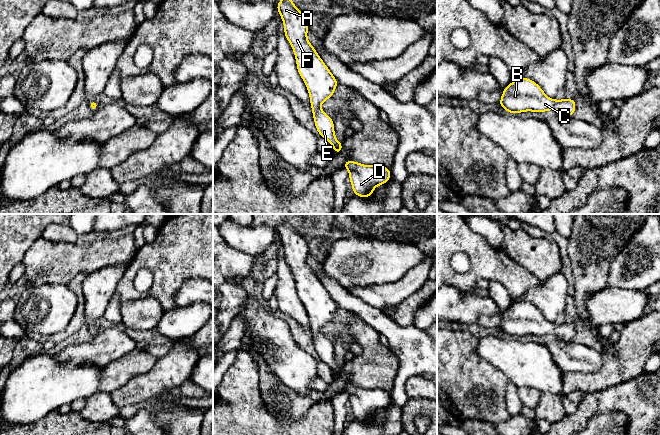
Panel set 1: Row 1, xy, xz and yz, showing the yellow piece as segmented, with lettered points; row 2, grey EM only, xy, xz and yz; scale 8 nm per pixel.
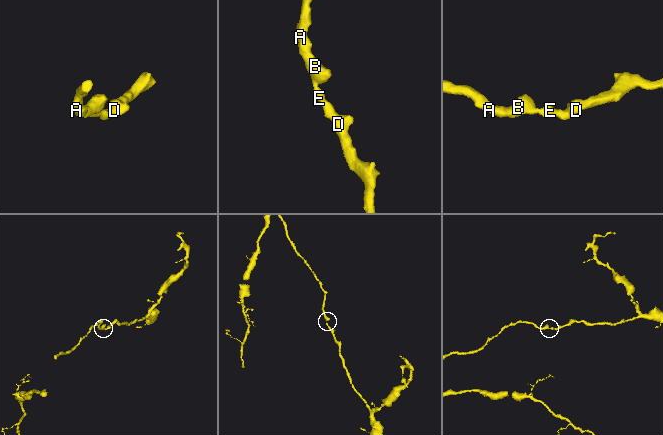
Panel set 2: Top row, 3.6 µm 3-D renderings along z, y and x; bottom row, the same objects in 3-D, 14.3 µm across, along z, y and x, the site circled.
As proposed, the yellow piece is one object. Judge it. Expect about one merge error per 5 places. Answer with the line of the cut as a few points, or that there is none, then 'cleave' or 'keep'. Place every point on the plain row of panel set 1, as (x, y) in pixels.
no cut | keep

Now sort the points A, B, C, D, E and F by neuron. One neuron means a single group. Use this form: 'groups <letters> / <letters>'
groups A B C D E F

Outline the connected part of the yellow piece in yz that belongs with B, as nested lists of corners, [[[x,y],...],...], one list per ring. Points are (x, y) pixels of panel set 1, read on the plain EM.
[[[517,302],[503,313],[502,321],[498,329],[510,338],[518,338],[525,335],[547,336],[555,333],[566,341],[573,341],[576,333],[576,324],[549,322],[542,312],[529,302]]]

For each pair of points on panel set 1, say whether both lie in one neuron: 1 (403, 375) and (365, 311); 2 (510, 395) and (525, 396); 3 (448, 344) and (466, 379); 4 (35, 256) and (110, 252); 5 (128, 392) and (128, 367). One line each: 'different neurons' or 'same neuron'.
1: same neuron
2: different neurons
3: same neuron
4: same neuron
5: different neurons

